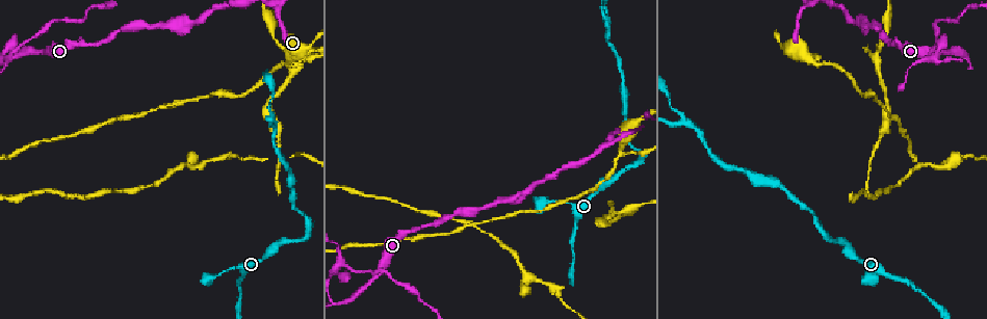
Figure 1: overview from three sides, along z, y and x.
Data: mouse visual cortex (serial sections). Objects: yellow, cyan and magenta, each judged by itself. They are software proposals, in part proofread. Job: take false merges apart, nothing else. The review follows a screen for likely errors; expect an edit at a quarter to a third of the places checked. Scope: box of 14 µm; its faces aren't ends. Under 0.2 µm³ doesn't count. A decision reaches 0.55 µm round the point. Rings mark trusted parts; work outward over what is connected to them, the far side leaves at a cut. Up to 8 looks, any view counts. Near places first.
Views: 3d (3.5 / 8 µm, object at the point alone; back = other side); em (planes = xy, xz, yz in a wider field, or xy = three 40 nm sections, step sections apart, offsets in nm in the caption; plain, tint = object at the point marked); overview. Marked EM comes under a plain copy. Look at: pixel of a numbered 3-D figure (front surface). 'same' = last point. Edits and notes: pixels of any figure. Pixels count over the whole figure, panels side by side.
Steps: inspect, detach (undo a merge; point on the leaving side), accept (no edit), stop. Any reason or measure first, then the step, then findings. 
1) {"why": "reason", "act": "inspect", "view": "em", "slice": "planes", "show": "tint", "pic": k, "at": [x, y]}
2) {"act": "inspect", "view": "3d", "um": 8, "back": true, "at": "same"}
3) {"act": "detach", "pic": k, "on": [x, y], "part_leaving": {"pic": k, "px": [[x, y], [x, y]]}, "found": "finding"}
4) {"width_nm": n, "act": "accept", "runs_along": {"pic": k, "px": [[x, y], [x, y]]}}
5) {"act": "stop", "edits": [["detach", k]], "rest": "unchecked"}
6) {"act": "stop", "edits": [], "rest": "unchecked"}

{"why": "sharp bend", "act": "inspect", "view": "3d", "um": 3.5, "pic": 1, "at": [339, 302]}

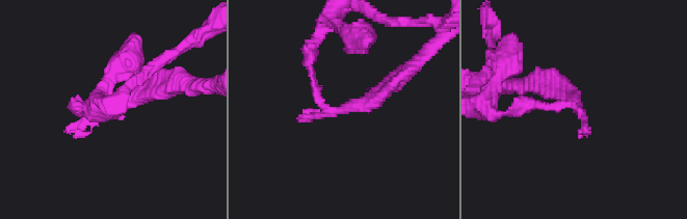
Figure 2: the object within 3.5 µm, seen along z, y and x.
{"act": "inspect", "view": "em", "slice": "xy", "step": 2, "show": "tint", "pic": 2, "at": [581, 109]}

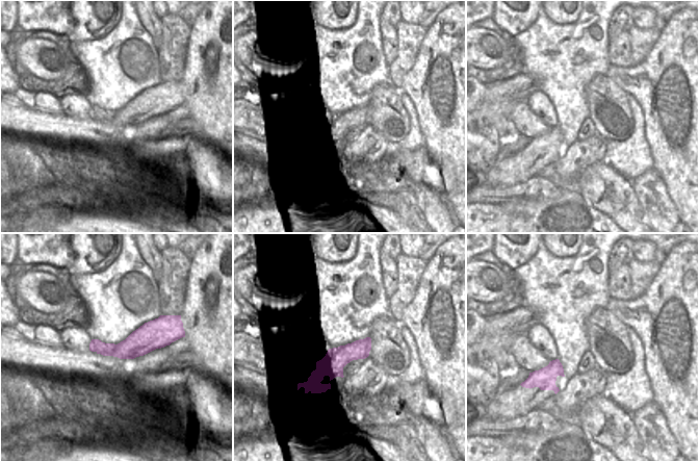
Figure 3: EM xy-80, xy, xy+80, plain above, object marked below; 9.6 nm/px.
{"act": "detach", "pic": 2, "on": [544, 106], "found": "two cells meet here"}

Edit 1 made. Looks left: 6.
{"act": "inspect", "view": "overview"}

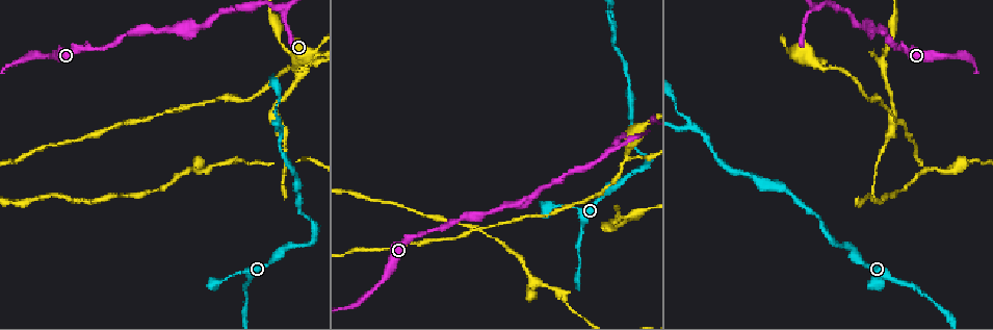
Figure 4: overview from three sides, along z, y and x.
{"why": "three-way junction", "act": "inspect", "view": "3d", "um": 8, "pic": 4, "at": [688, 123]}

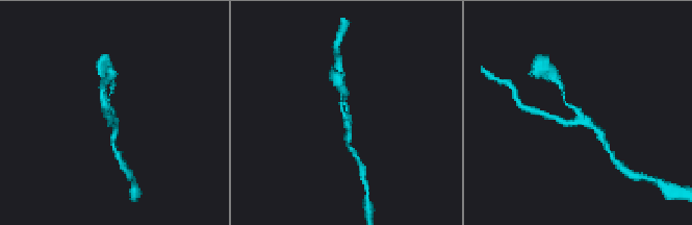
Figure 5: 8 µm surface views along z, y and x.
{"arms": 3, "arm_widths_nm": [150, 200, 200], "act": "inspect", "view": "em", "slice": "xy", "step": 1, "show": "tint", "pic": 5, "at": [115, 119]}

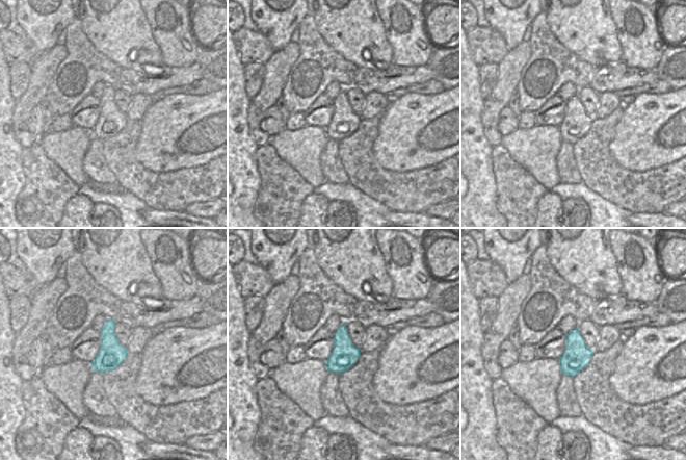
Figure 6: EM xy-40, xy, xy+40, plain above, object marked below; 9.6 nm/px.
{"act": "accept", "runs_along": {"pic": 5, "px": [[113, 136], [116, 123], [108, 96]]}, "found": "continuous, no second cell"}

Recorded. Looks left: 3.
{"why": "calibre changes", "act": "inspect", "view": "3d", "um": 3.5, "pic": 4, "at": [822, 67]}

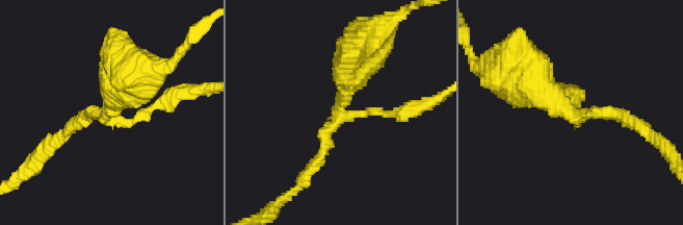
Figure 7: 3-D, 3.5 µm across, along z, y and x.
{"arms": 3, "arm_widths_nm": [150, 150, 500], "why": "need the tissue", "act": "inspect", "view": "em", "slice": "xy", "step": 1, "show": "tint", "pic": 7, "at": [577, 118]}

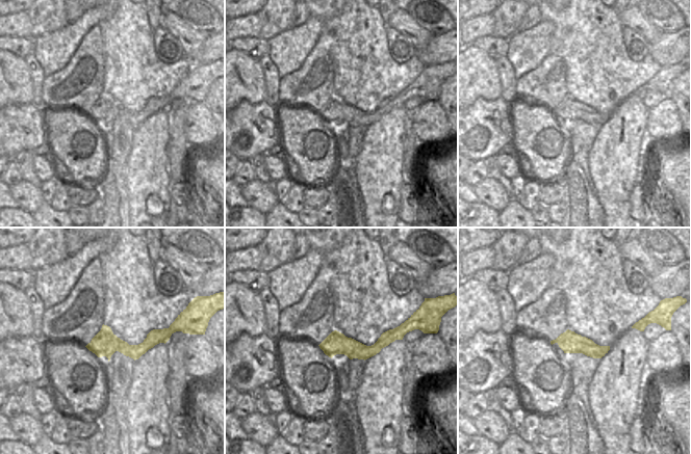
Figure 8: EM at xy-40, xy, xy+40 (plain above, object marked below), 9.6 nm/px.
{"width_nm": 220, "act": "detach", "pic": 7, "on": [644, 125], "part_leaving": {"pic": 7, "px": [[578, 117], [618, 113], [655, 135]]}, "found": "two cells meet here"}

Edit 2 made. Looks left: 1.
{"act": "stop", "edits": [["detach", 2], ["detach", 7]], "rest": "unchecked"}

